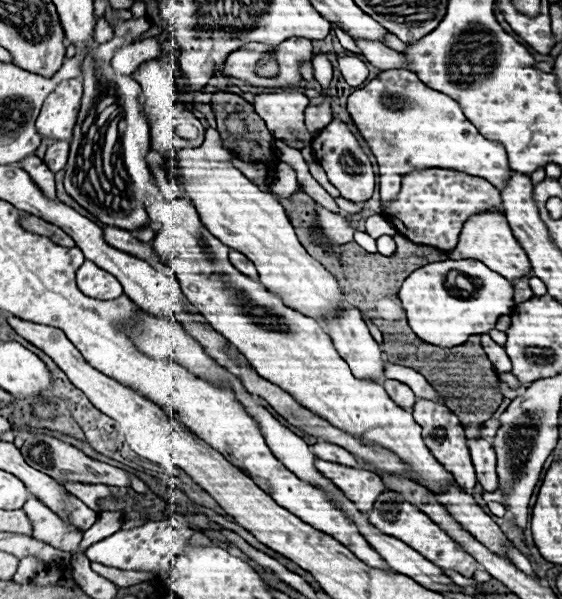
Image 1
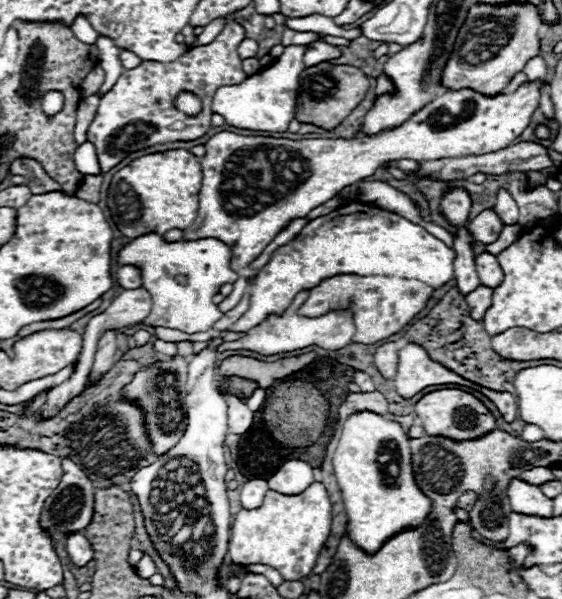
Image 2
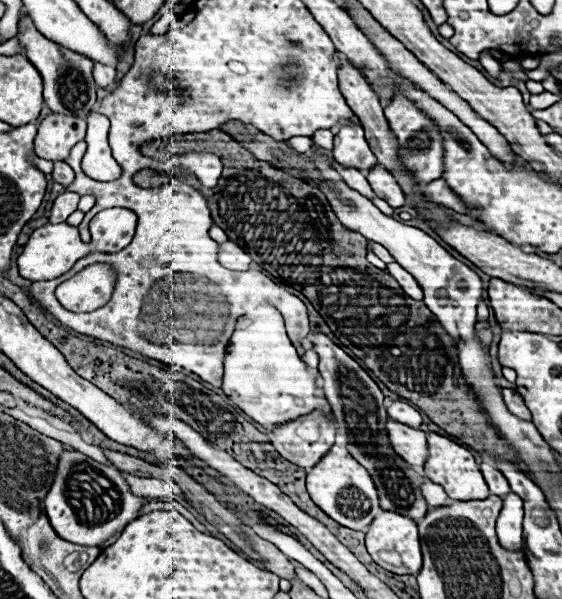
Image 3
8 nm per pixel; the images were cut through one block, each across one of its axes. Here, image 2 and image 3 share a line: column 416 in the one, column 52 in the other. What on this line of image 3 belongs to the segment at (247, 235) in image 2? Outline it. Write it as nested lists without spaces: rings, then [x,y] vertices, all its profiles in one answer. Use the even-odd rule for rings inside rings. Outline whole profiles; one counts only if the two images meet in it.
[[[50,112],[38,126],[34,152],[44,160],[66,160],[74,144],[84,140],[84,134],[86,120],[80,120],[78,116],[60,116],[58,112]]]

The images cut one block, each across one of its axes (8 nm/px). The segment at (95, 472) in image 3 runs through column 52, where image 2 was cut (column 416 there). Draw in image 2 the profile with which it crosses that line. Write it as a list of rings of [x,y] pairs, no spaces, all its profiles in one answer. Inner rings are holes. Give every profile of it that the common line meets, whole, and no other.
[[[356,412],[346,420],[334,452],[334,474],[348,514],[346,532],[368,554],[376,554],[394,534],[420,526],[432,512],[432,500],[414,480],[412,454],[404,430],[374,412]]]

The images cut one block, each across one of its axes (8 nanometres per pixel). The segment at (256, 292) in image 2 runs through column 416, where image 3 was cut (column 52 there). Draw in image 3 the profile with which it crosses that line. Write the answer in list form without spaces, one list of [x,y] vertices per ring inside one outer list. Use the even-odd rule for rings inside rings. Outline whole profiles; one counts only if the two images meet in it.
[[[66,222],[62,224],[46,224],[38,230],[32,232],[28,244],[24,246],[24,252],[18,256],[18,270],[20,276],[24,276],[26,280],[32,282],[44,282],[44,280],[52,280],[56,276],[62,276],[64,272],[68,272],[72,268],[72,264],[76,264],[76,260],[88,256],[90,252],[118,252],[118,248],[92,248],[89,243],[80,240],[78,228],[68,226]]]

